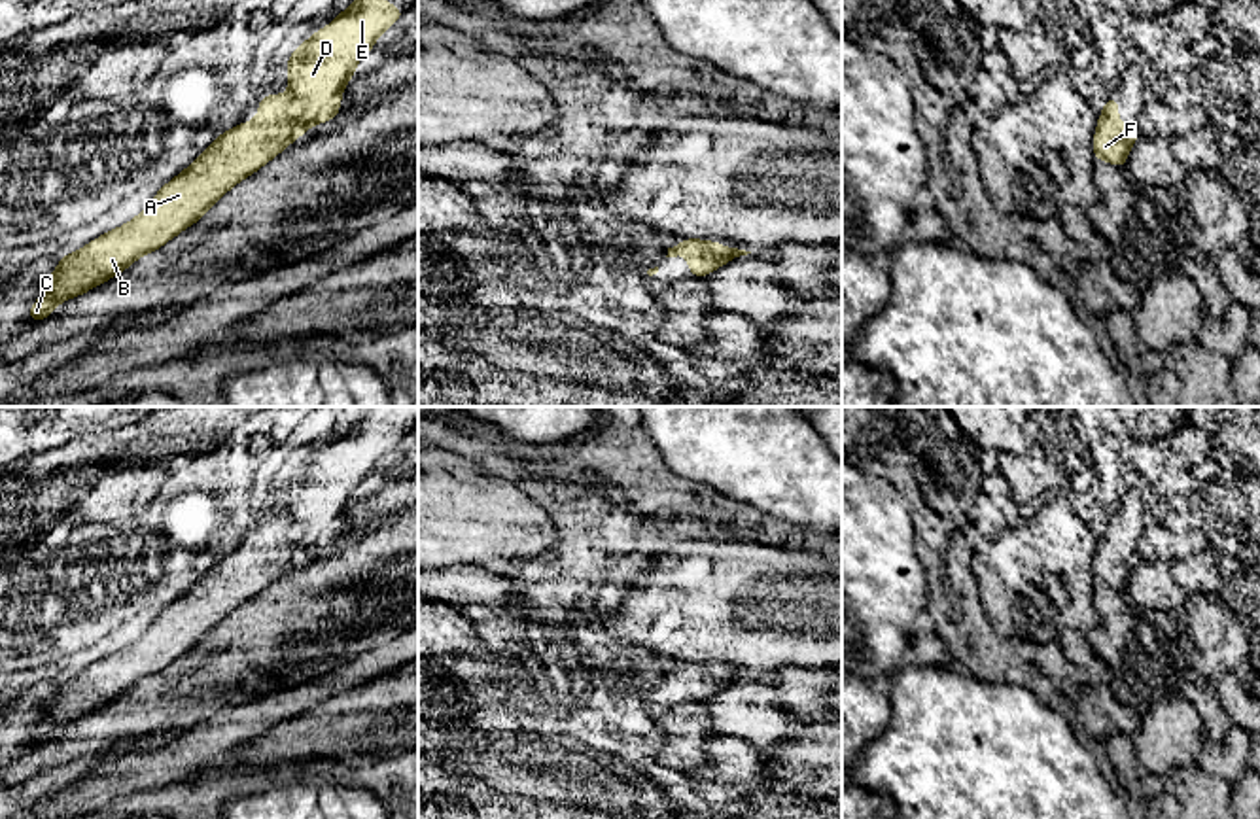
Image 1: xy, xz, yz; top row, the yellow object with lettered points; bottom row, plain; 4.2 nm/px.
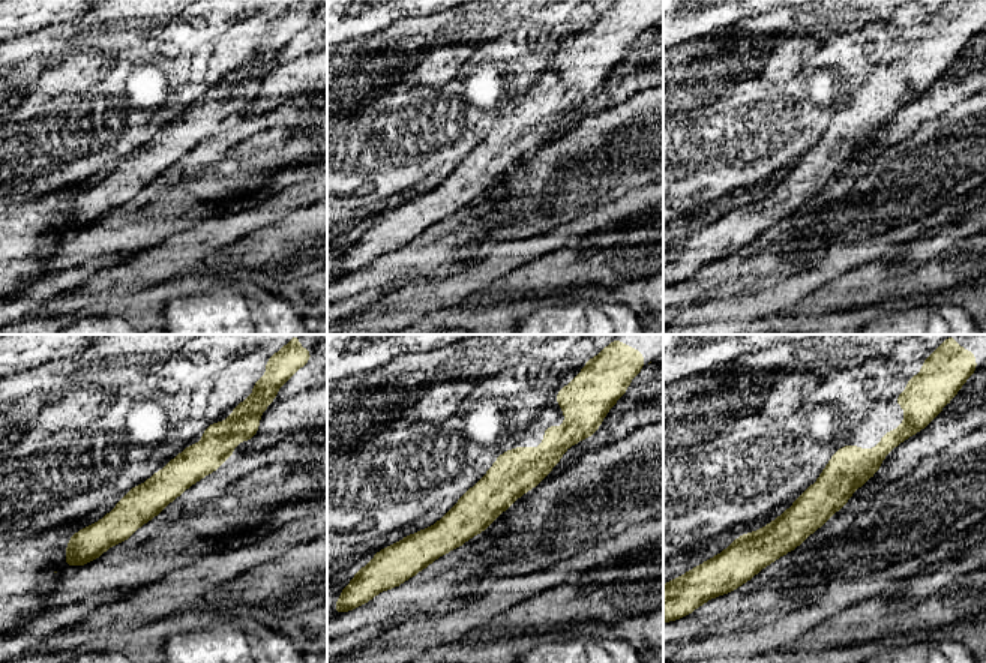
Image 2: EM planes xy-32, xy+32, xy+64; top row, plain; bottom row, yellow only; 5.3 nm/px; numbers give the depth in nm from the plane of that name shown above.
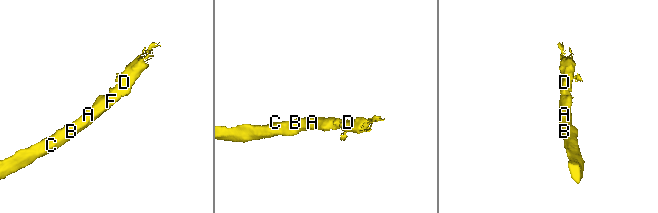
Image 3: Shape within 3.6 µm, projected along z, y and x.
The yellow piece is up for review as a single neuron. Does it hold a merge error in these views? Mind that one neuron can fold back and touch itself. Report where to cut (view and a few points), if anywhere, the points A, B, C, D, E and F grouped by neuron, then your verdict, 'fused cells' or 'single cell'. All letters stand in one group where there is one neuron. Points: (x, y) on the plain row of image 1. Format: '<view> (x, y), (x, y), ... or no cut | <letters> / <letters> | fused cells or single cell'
no cut | A B C D E F | single cell

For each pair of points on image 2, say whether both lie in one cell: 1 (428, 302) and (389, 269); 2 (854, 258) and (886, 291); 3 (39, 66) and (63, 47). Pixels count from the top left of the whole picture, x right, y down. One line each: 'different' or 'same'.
1: different
2: different
3: different

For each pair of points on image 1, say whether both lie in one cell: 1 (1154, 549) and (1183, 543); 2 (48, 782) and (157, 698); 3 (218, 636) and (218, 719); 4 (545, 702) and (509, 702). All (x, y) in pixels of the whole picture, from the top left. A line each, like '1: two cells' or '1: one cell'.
1: one cell
2: two cells
3: two cells
4: one cell

